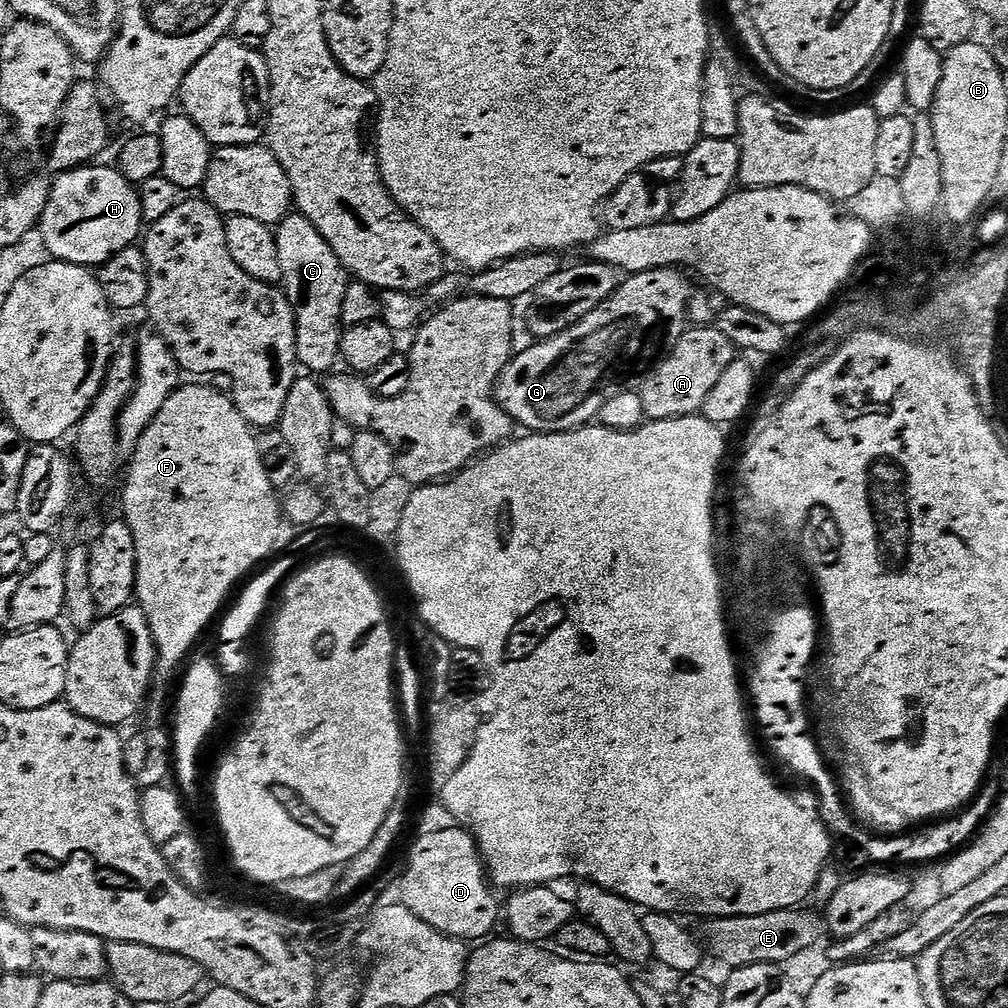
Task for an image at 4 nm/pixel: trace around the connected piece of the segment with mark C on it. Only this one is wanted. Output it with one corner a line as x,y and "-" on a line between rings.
289,214
275,229
276,245
284,271
283,283
288,284
286,292
294,298
296,310
296,355
299,363
312,372
328,374
341,359
342,304
350,283
349,273
345,272
334,250
318,234
314,225
302,215

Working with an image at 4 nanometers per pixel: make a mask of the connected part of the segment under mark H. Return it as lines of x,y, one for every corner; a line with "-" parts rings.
98,165
69,169
51,185
40,227
53,259
98,268
141,237
144,219
137,187
117,167

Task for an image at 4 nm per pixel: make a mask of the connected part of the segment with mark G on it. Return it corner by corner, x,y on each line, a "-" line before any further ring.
659,268
658,270
646,270
645,272
633,272
624,280
623,284
608,300
602,302
597,308
585,315
584,320
575,321
571,326
563,329
559,334
549,338
541,339
540,344
536,344
533,348
528,348
525,352
517,351
512,359
508,361
504,373
500,375
498,381
498,399
504,411
512,417
517,425
520,424
532,434
542,432
572,432
575,428
582,428
591,425
597,419
598,414
602,410
602,406
606,406
606,402
610,402
610,398
614,398
614,394
622,394
625,390
631,389
632,384
641,379
661,359
665,350
671,349
680,340
686,331
686,323
684,324
683,316
687,317
690,312
690,305
694,299
694,287
688,281
689,273
679,268

